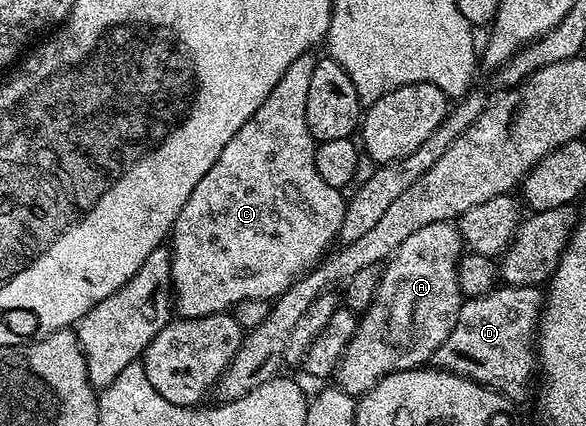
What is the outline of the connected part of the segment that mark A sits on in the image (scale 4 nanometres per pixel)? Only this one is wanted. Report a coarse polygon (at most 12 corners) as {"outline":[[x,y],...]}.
{"outline":[[450,221],[383,266],[334,381],[359,399],[435,358],[462,304]]}

